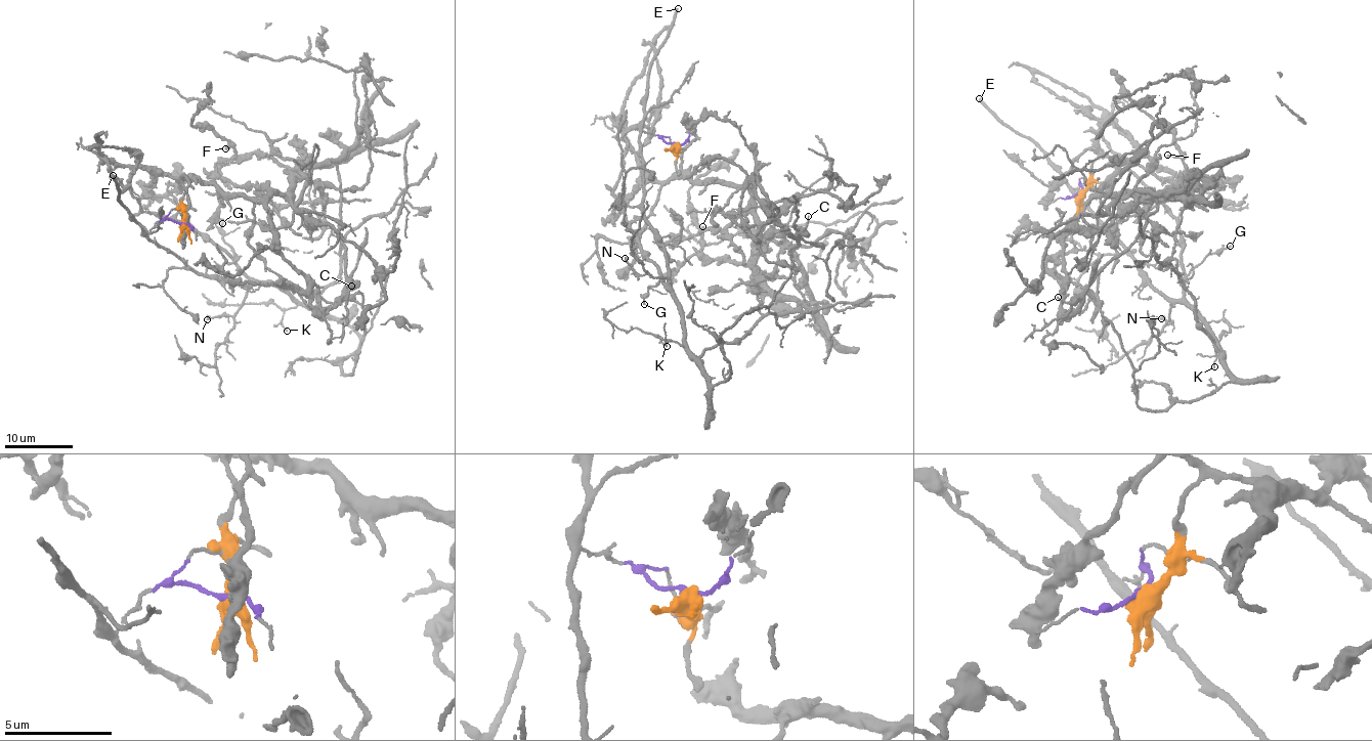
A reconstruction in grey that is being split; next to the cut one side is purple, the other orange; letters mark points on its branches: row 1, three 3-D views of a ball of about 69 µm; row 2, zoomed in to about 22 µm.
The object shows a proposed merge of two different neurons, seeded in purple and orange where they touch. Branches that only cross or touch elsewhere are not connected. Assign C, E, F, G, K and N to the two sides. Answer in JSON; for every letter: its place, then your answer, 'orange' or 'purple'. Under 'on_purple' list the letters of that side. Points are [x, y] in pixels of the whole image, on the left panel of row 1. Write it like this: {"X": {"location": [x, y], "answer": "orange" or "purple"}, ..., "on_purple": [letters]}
{"C": {"location": [351, 286], "answer": "orange"}, "E": {"location": [113, 175], "answer": "purple"}, "F": {"location": [225, 148], "answer": "orange"}, "G": {"location": [222, 223], "answer": "purple"}, "K": {"location": [287, 331], "answer": "purple"}, "N": {"location": [207, 319], "answer": "purple"}, "on_purple": ["E", "G", "K", "N"]}

